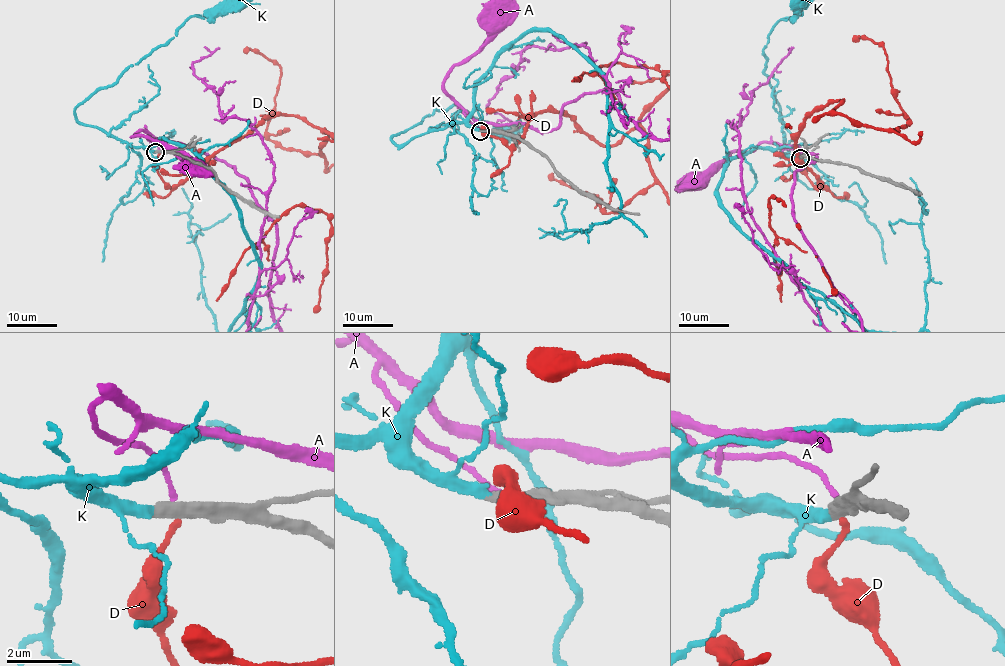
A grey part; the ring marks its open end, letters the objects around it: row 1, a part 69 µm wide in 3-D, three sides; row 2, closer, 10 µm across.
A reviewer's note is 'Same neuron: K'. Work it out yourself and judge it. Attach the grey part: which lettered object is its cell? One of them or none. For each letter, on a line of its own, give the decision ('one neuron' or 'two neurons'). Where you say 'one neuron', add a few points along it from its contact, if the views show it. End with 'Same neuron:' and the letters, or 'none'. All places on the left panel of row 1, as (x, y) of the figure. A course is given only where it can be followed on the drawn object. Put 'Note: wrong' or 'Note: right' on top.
Note: right
A: two neurons
D: two neurons
K: one neuron
Same neuron: K

